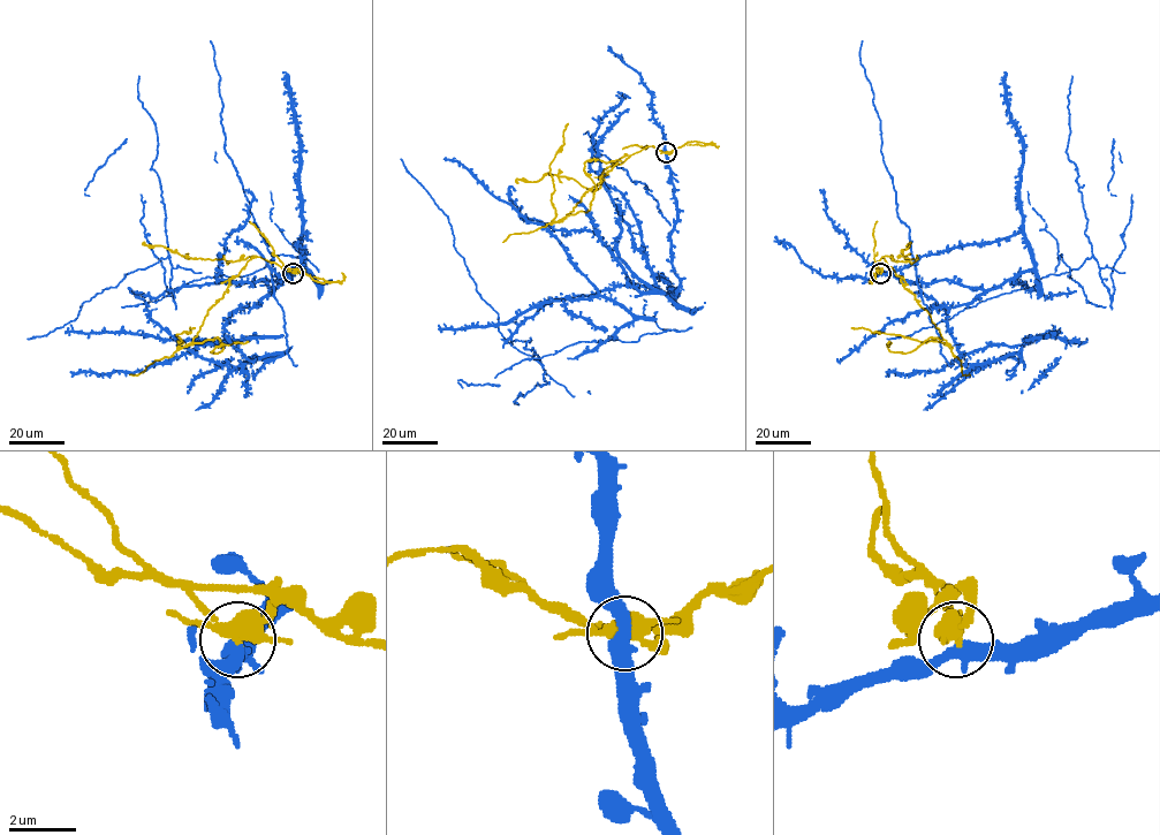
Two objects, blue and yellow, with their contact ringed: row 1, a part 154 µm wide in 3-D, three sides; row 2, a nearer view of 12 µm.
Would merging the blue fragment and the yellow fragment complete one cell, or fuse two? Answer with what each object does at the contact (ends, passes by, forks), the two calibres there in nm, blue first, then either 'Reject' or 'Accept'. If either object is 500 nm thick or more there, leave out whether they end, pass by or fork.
At the ring blue passes by. At the ring yellow forks. Thickness 420 nm (blue) against 400 nm. Reject

